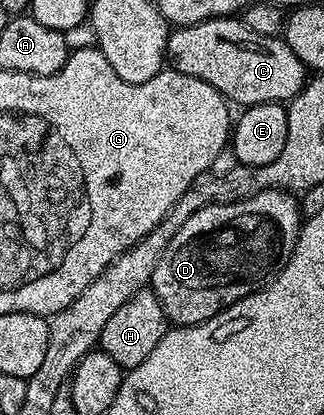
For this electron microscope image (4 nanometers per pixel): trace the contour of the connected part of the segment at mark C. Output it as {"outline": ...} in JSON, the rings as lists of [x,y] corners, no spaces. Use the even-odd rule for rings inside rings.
{"outline":[[[237,17],[208,19],[170,30],[165,58],[172,70],[199,77],[225,96],[230,104],[285,103],[295,98],[307,82],[307,68],[286,45],[284,38],[251,33]]]}

